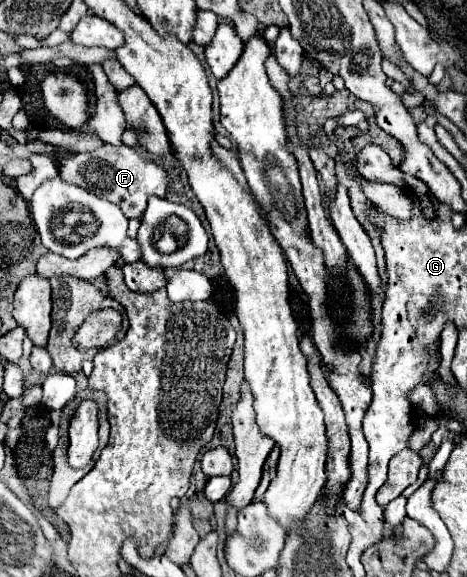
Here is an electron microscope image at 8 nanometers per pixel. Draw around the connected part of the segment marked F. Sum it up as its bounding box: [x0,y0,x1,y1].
[60,144,172,218]

